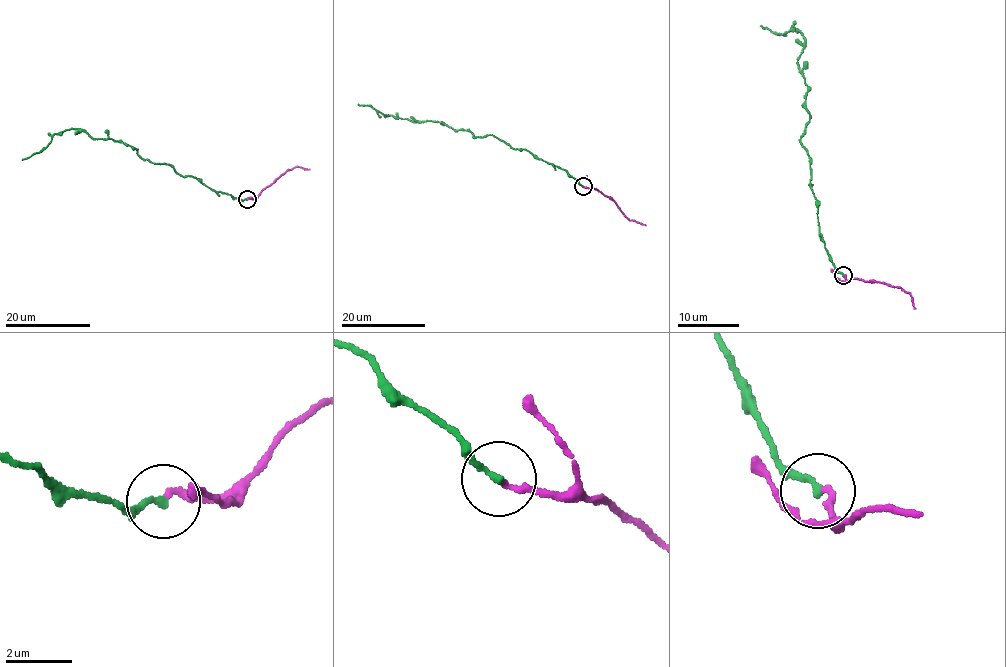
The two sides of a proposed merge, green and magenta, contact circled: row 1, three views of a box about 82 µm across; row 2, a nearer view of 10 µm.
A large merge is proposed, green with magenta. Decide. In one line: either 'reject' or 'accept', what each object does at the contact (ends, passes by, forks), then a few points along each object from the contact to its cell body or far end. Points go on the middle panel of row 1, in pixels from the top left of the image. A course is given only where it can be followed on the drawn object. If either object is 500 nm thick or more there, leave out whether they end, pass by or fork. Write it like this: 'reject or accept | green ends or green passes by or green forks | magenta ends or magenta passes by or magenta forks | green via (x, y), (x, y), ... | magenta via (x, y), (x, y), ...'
accept | green ends | magenta ends | green via (582, 186), (564, 169), (492, 135), (473, 137), (467, 131), (454, 130), (445, 124), (401, 118), (358, 103) | magenta via (582, 187), (600, 191), (630, 220), (645, 225)

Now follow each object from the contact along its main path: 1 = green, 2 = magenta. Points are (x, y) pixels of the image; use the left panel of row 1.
1: (246, 199), (80, 129), (54, 134), (22, 160)
2: (246, 198), (256, 199), (278, 177), (294, 167), (309, 169)

